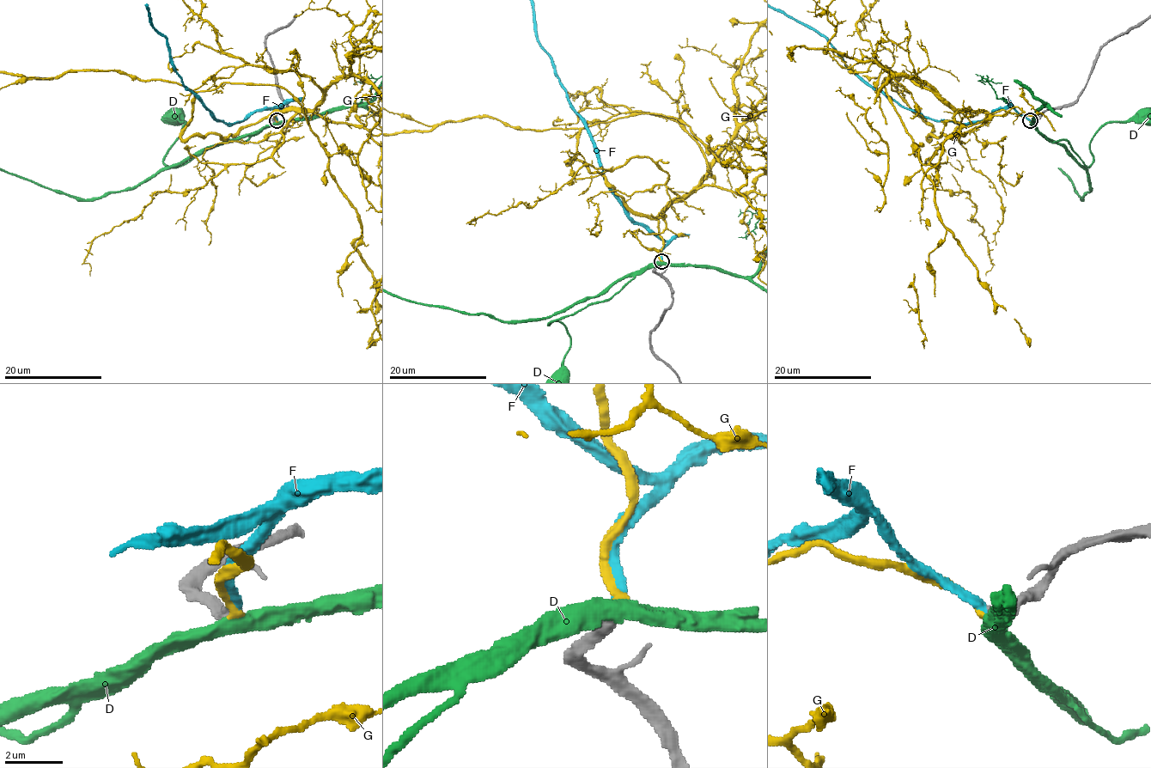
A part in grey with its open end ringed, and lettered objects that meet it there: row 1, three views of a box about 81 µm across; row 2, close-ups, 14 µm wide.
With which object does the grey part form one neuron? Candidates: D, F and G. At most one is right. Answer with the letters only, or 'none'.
F

